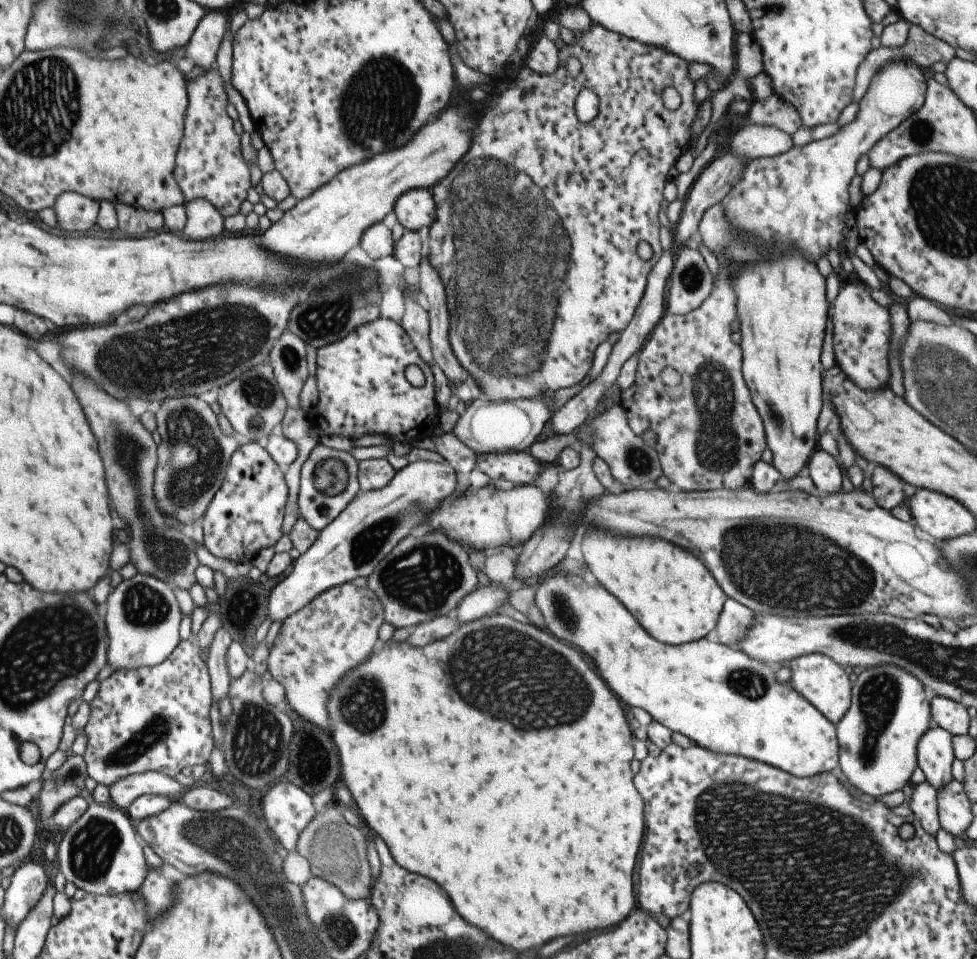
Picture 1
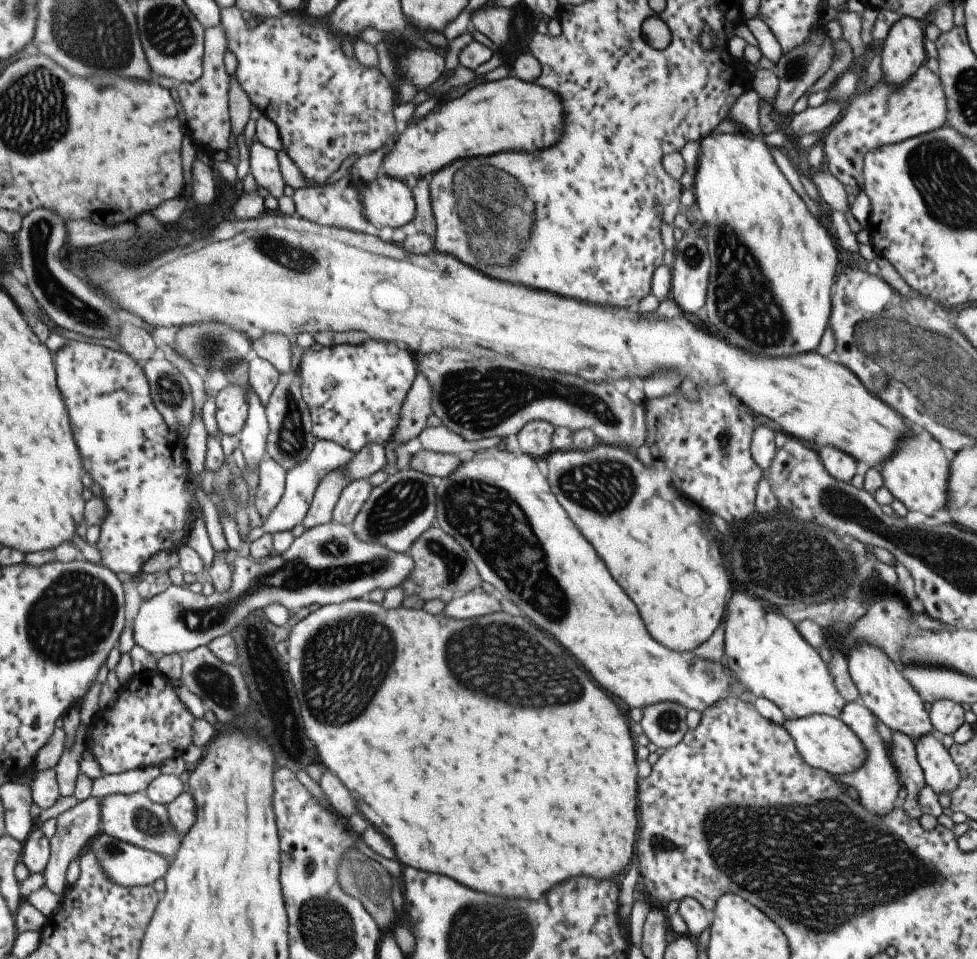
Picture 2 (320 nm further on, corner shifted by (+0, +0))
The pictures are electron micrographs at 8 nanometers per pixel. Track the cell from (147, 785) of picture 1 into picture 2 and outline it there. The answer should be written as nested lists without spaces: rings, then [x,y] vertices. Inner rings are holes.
[[[91,796],[85,800],[77,801],[75,806],[64,811],[56,817],[55,832],[49,839],[50,842],[50,857],[42,870],[44,876],[44,886],[53,892],[53,894],[61,895],[65,888],[65,869],[72,858],[79,854],[79,850],[88,844],[88,842],[100,830],[100,800]]]

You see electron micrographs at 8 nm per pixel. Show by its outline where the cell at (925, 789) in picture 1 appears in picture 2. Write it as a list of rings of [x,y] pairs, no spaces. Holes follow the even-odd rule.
[[[891,731],[891,742],[887,743],[889,758],[898,780],[906,790],[906,797],[900,809],[917,822],[922,812],[915,803],[916,792],[925,785],[924,776],[916,759],[912,740],[899,731]]]

